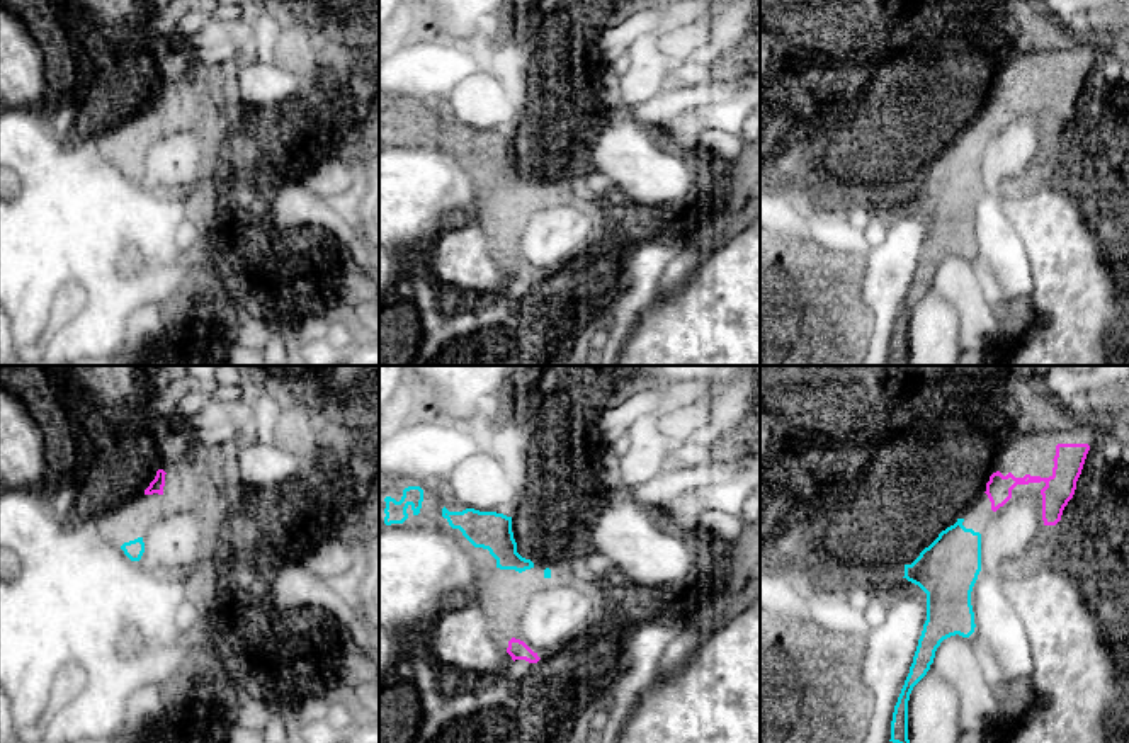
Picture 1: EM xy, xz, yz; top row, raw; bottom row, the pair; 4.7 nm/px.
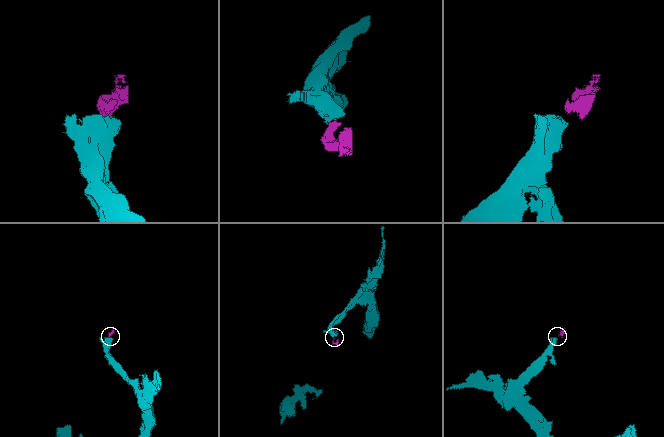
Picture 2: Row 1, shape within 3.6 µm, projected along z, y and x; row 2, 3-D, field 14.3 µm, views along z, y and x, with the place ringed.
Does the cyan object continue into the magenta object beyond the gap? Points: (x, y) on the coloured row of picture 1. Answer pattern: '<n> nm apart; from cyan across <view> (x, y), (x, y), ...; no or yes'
130 nm apart; from cyan across yz (978, 533), (993, 510); yes

